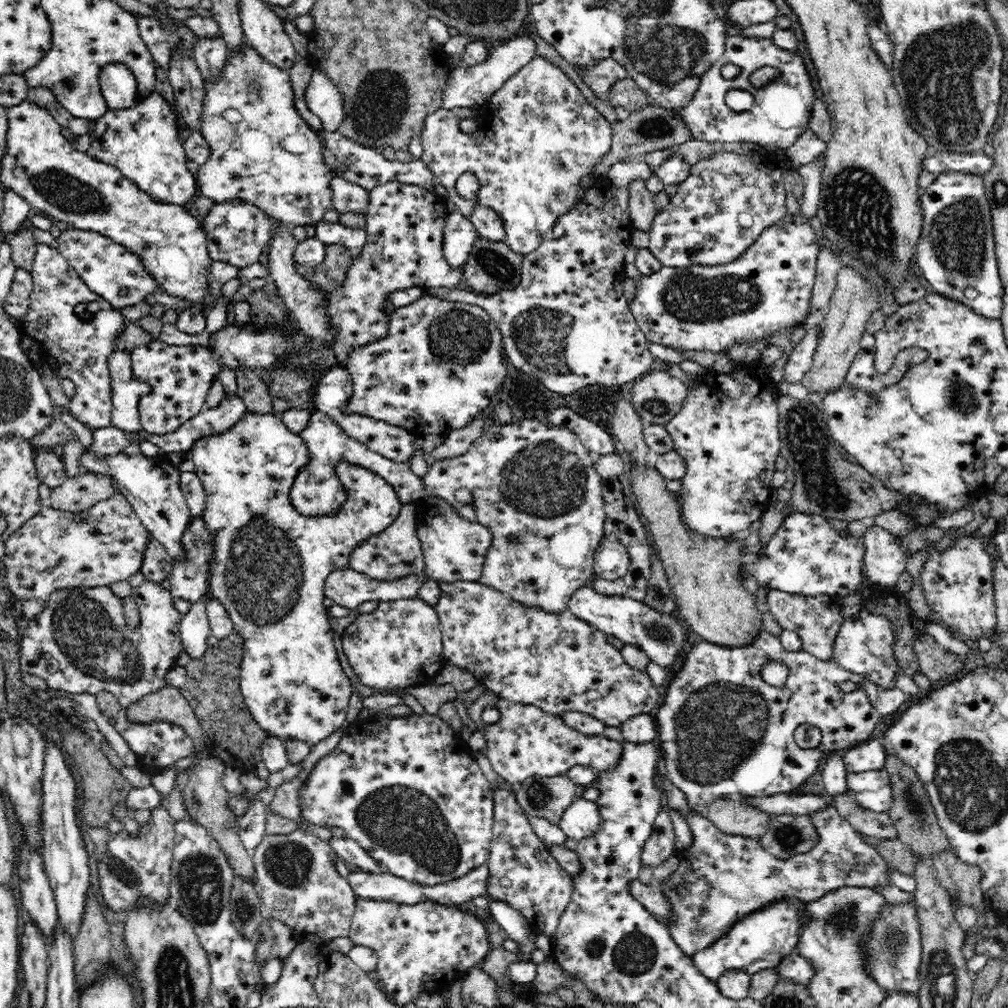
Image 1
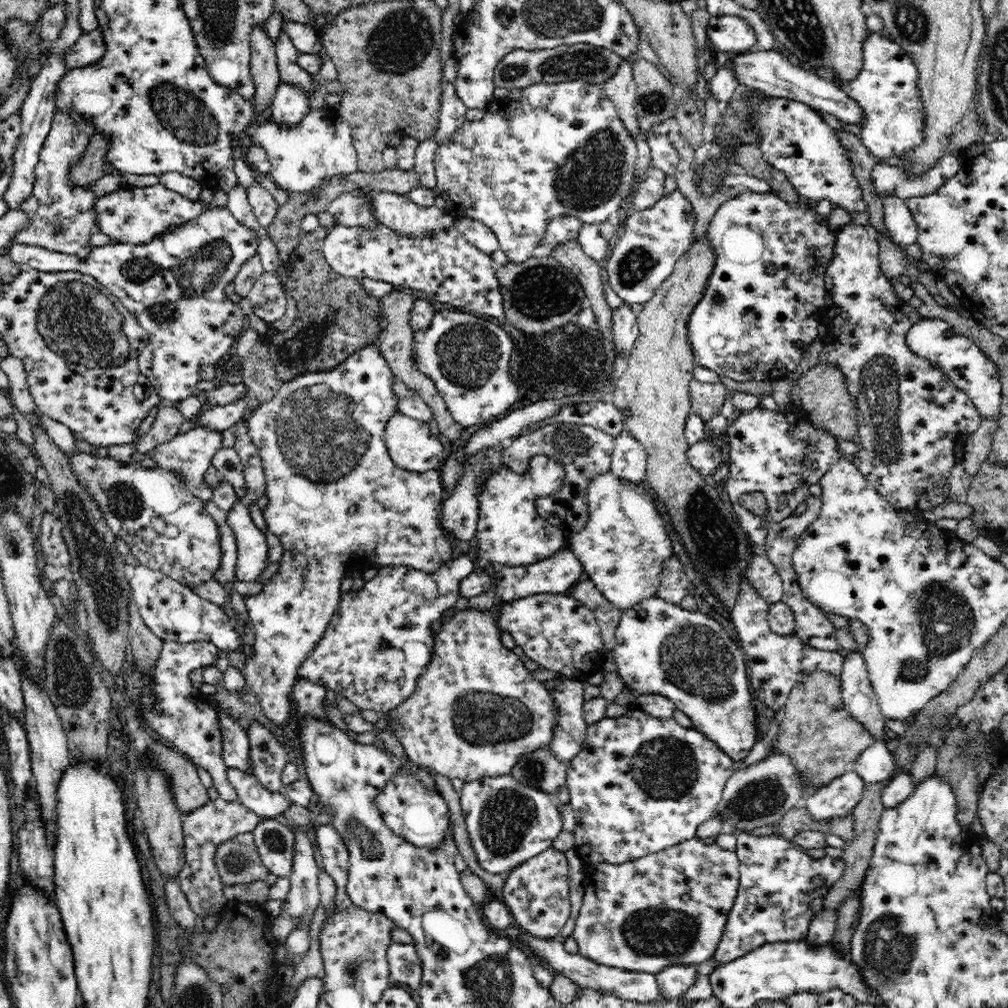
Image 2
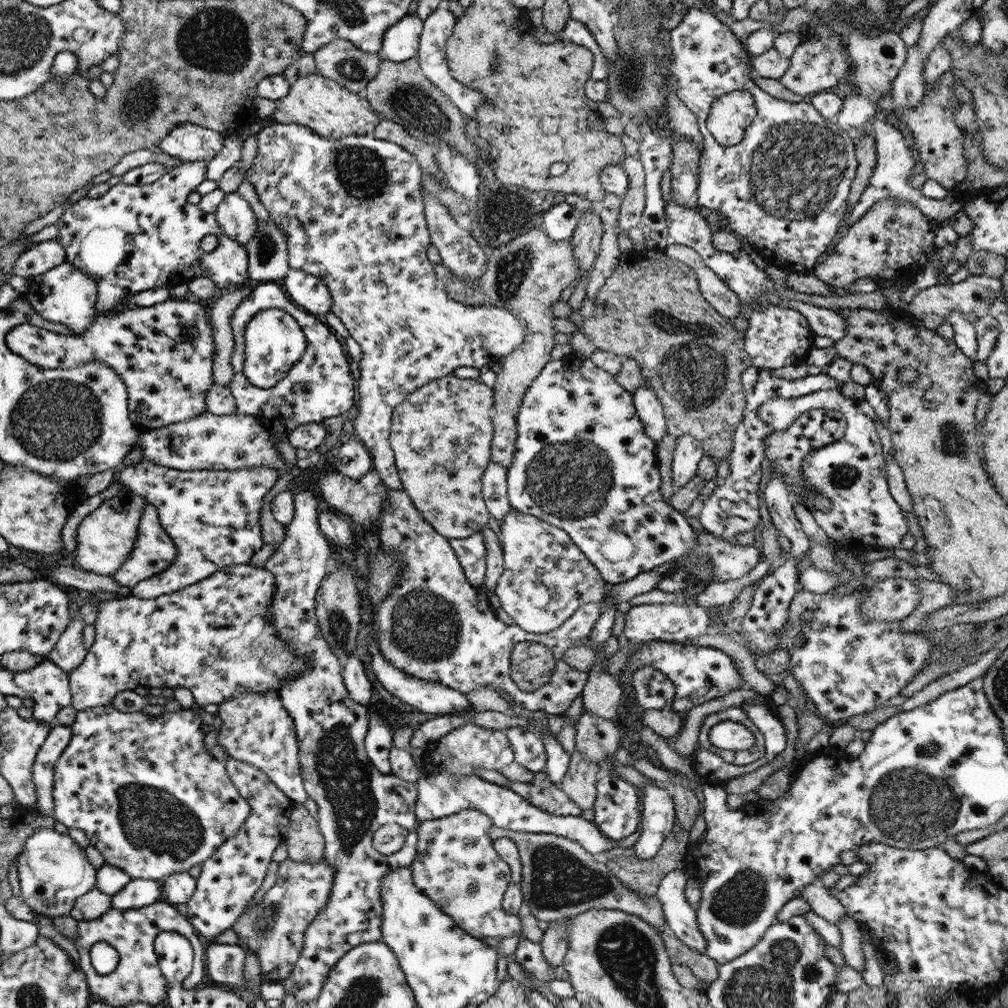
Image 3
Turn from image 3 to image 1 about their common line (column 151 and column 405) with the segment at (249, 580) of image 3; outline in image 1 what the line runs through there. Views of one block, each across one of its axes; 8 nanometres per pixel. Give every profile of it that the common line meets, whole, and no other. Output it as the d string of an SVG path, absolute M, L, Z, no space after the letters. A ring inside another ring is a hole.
M418 596L378 602L373 612L360 613L341 632L341 638L344 654L360 682L380 690L433 684L433 678L447 663L439 616Z

